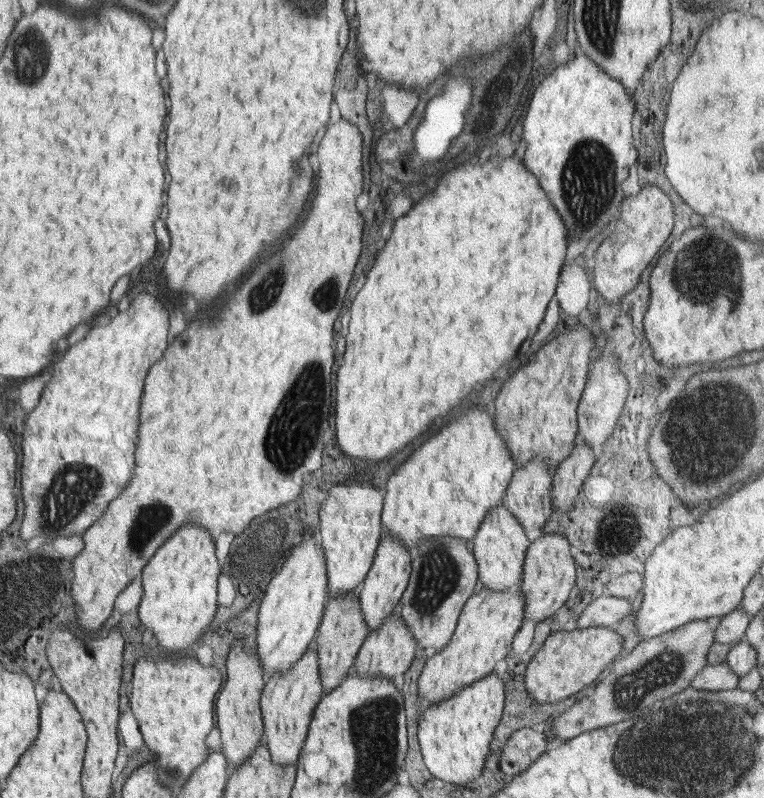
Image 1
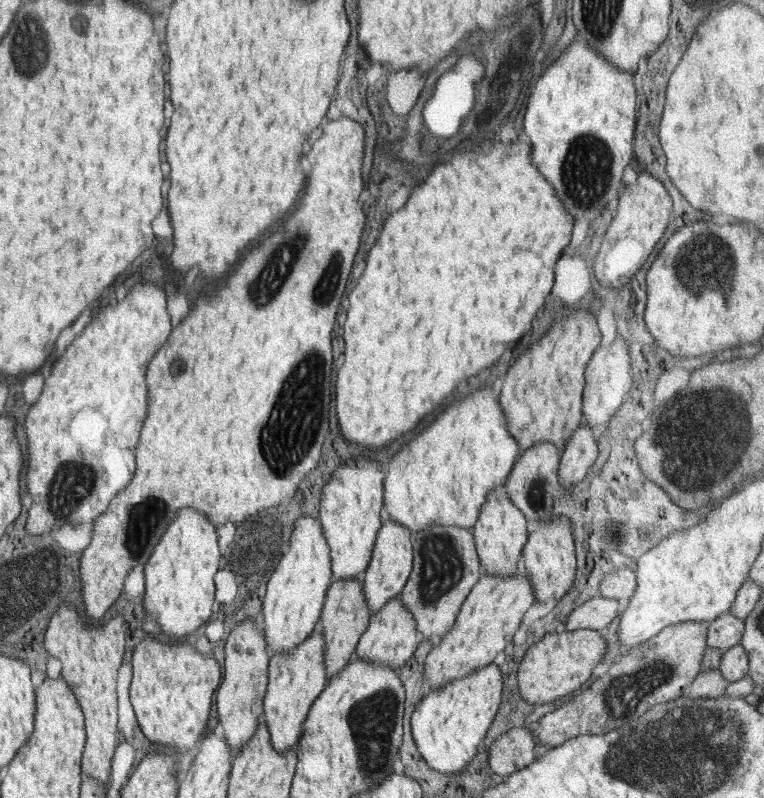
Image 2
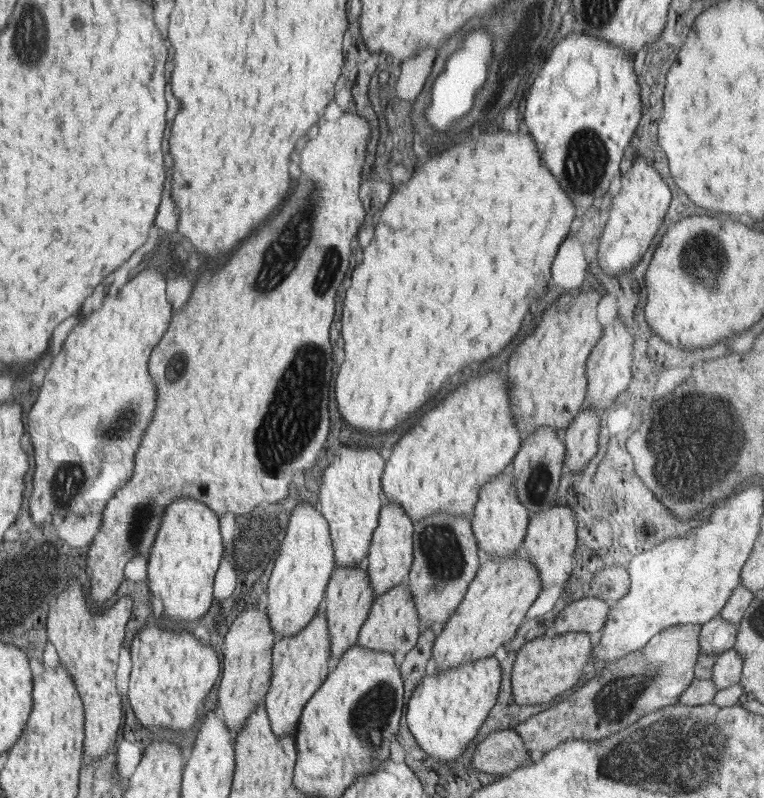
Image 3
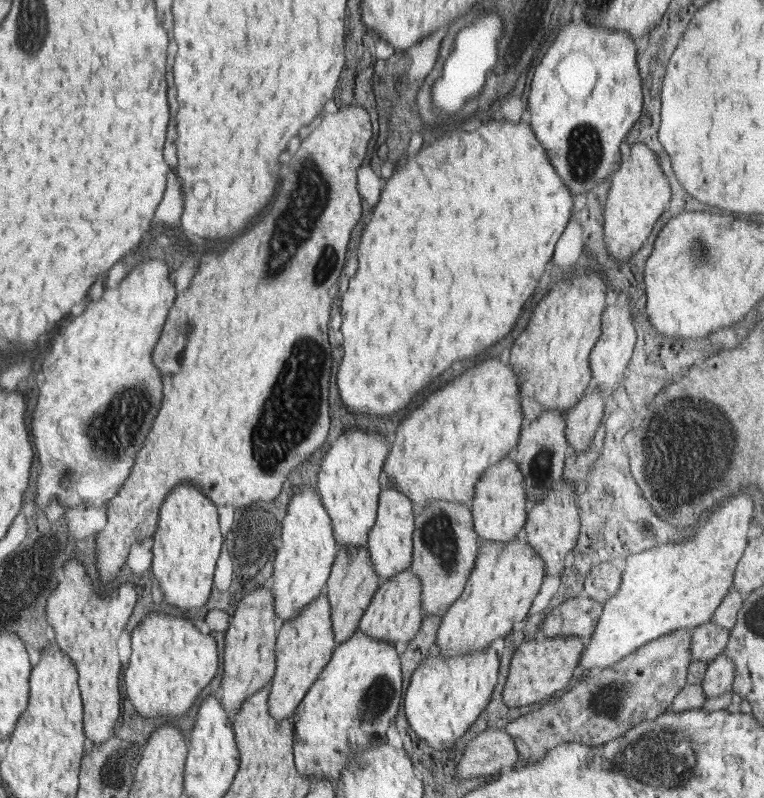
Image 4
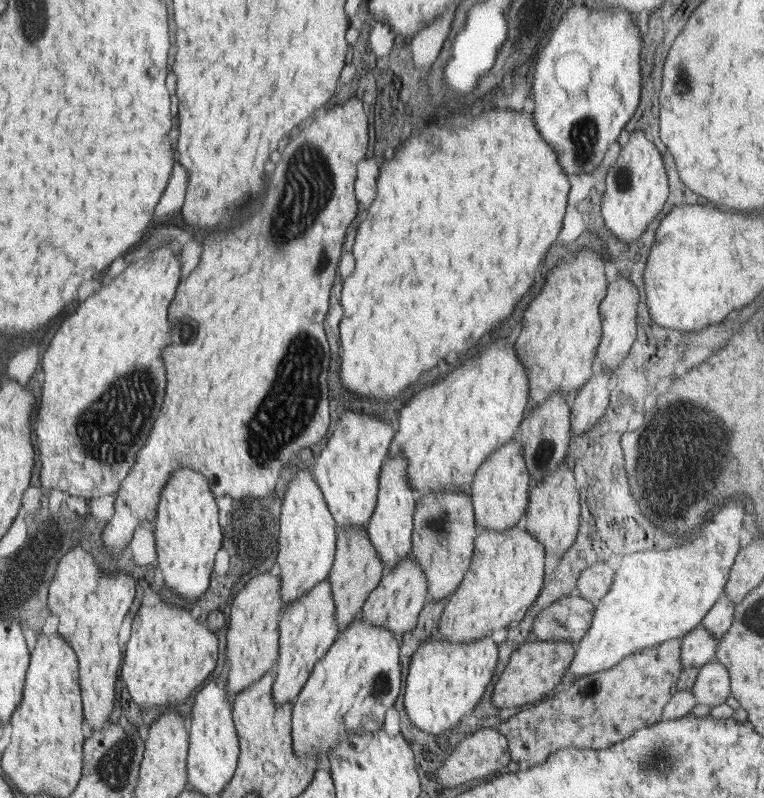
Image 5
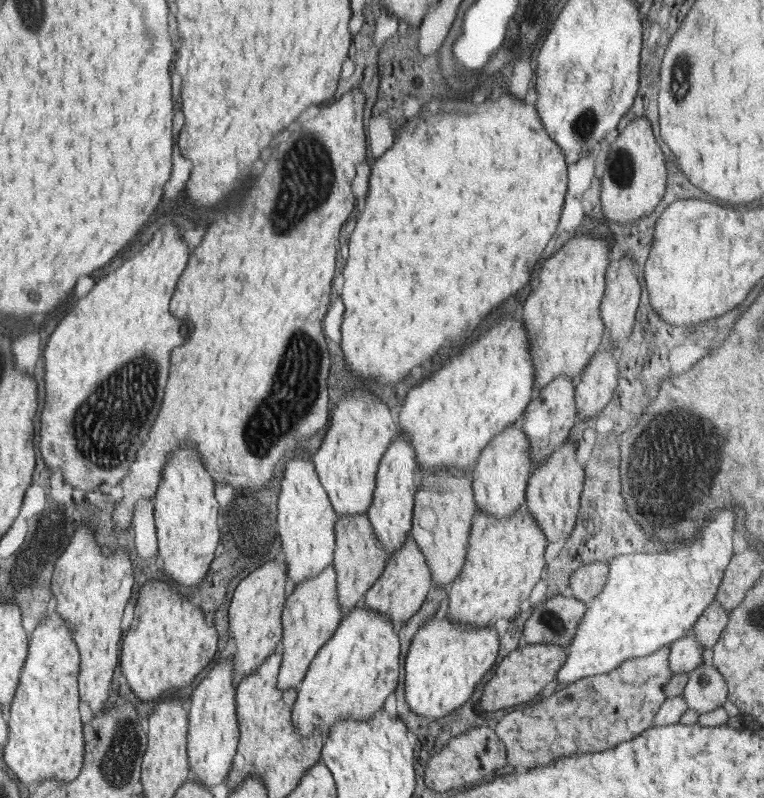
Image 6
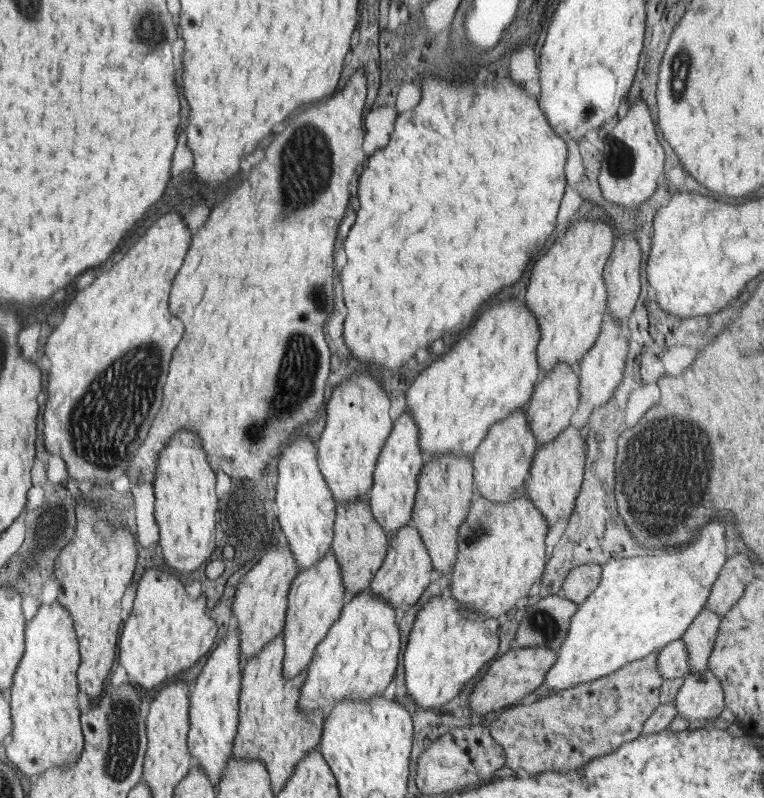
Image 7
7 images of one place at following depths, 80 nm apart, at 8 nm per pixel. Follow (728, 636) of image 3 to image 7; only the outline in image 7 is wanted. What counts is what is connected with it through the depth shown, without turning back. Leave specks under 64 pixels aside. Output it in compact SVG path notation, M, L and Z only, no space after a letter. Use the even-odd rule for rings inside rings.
M683 639L669 642L658 654L658 670L664 679L686 676L691 672L687 644Z

